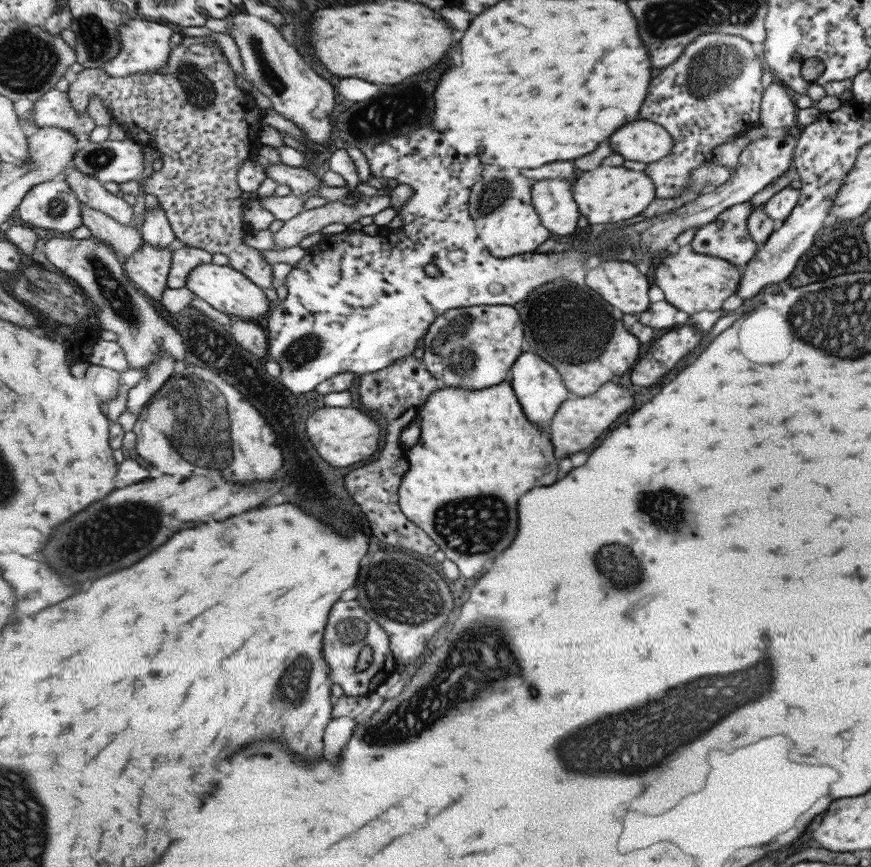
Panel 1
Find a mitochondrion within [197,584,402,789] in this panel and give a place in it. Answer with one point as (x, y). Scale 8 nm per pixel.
(291, 690)

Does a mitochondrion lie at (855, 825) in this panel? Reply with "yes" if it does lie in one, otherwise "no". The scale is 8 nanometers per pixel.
no

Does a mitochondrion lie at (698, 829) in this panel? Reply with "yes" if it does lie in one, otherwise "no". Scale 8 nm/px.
no

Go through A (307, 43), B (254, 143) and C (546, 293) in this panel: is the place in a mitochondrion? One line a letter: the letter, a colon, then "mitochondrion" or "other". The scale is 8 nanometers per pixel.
A: other
B: other
C: mitochondrion

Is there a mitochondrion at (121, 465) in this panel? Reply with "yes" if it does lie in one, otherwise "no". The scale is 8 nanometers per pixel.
no

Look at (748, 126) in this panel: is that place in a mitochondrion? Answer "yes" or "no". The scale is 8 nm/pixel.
no

